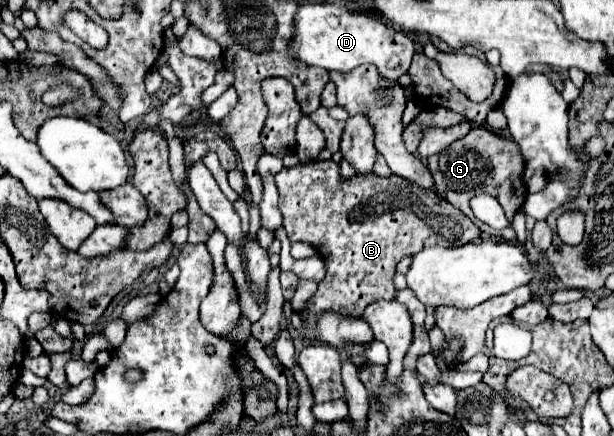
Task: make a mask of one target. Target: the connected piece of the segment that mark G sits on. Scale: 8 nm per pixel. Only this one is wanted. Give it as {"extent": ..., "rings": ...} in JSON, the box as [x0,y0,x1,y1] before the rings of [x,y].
{"extent":[430,127,526,241],"rings":[[[474,127],[474,129],[470,129],[470,133],[464,139],[458,139],[446,151],[430,157],[430,171],[432,171],[434,183],[436,183],[436,189],[440,191],[440,195],[444,195],[444,199],[448,203],[458,207],[466,217],[470,217],[480,227],[482,233],[504,239],[504,241],[516,239],[516,233],[512,227],[496,231],[496,229],[480,223],[470,209],[470,199],[478,193],[490,193],[492,197],[496,197],[506,213],[506,219],[512,219],[514,213],[522,207],[522,203],[526,199],[526,187],[524,187],[524,179],[522,179],[524,159],[520,155],[516,143],[506,141],[500,135],[494,135],[484,127]]]}

